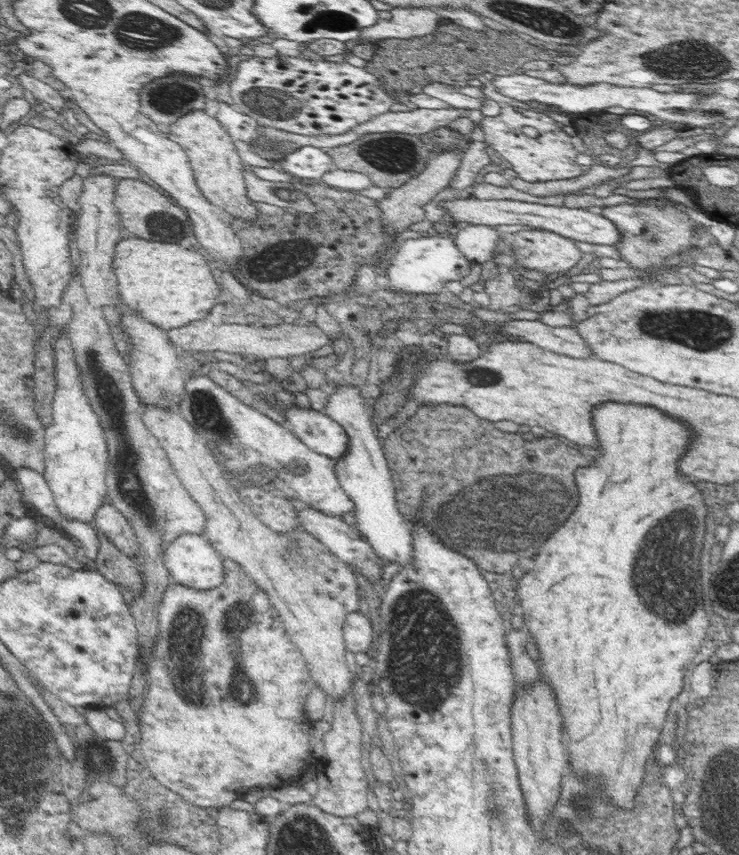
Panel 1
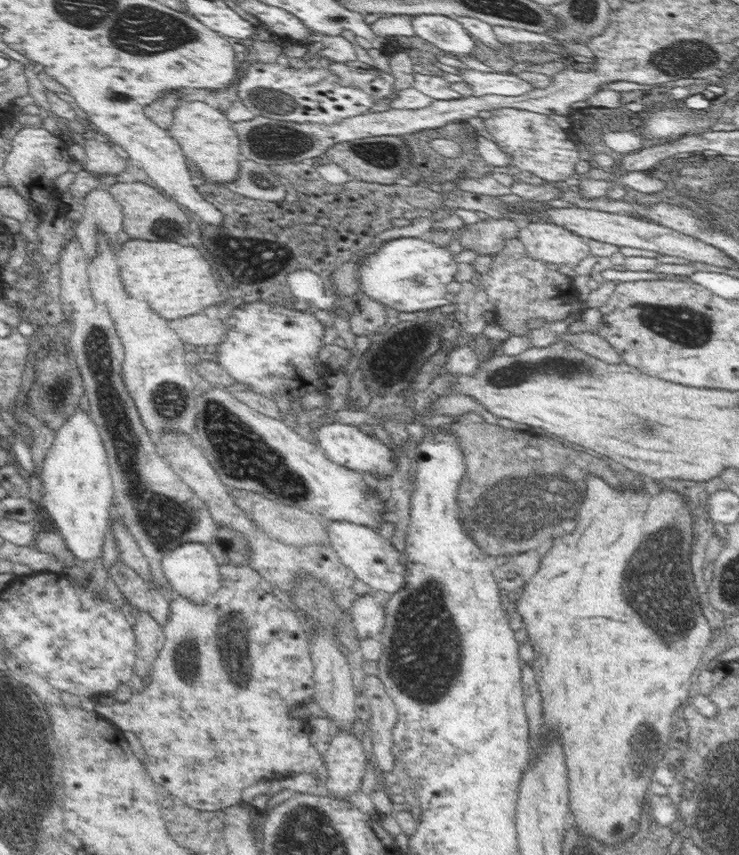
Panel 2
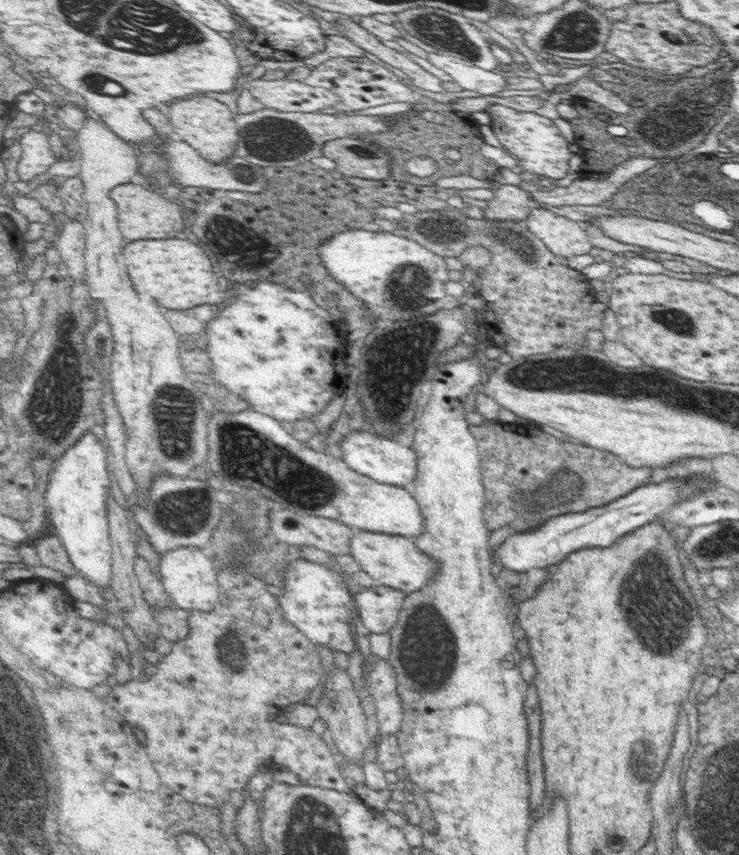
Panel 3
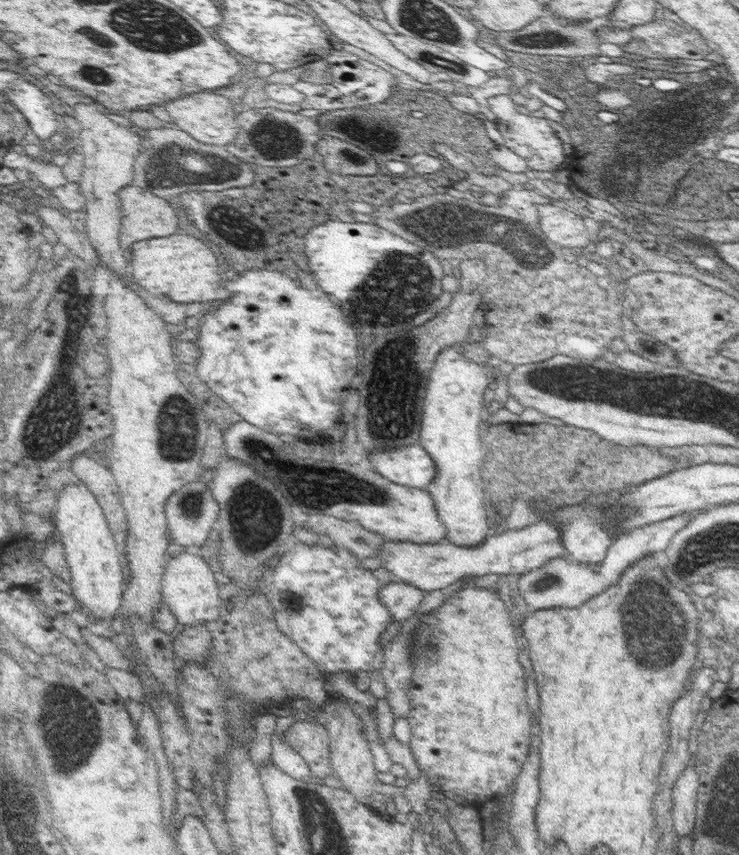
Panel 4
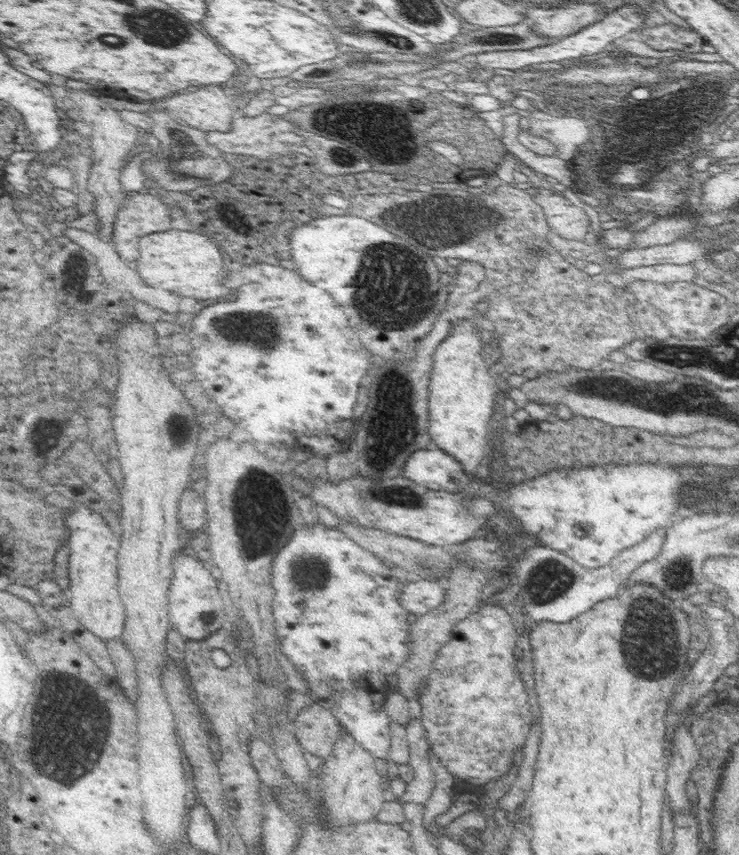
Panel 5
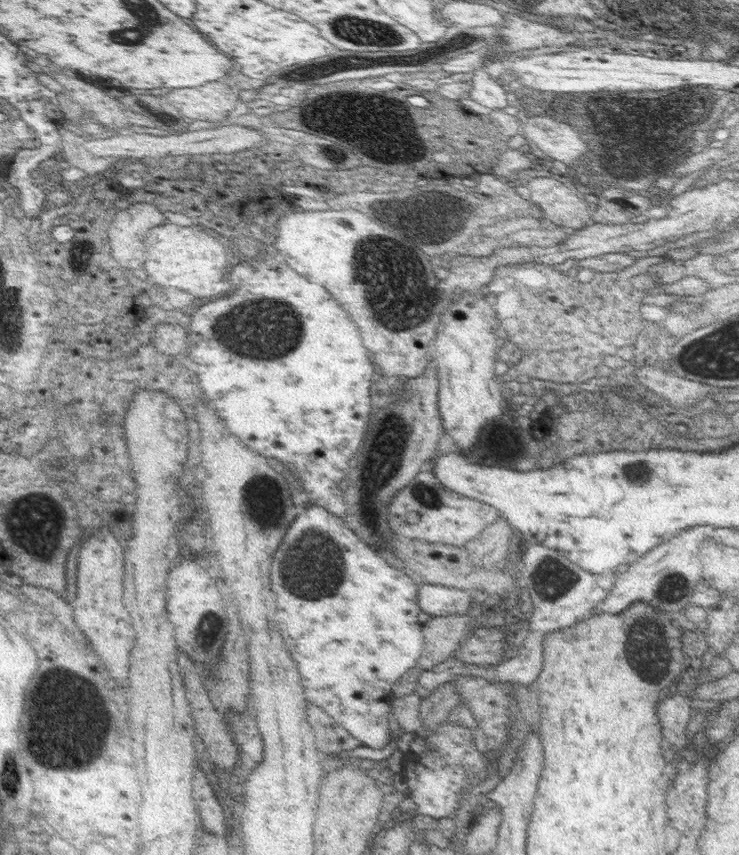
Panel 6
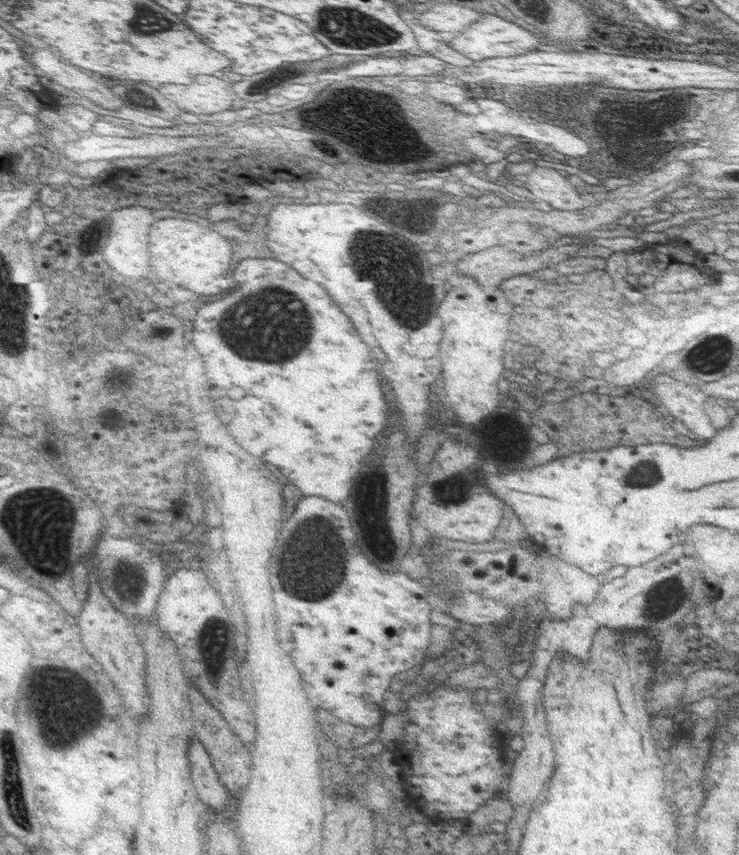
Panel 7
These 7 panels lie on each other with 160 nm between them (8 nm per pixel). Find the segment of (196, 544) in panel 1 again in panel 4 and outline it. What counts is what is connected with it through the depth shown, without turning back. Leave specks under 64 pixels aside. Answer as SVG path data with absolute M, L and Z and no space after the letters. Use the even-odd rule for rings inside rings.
M186 552L176 553L168 557L166 570L162 574L163 602L175 616L179 626L196 626L213 620L218 615L220 600L219 584L214 579L214 573L205 561L205 555L196 556Z

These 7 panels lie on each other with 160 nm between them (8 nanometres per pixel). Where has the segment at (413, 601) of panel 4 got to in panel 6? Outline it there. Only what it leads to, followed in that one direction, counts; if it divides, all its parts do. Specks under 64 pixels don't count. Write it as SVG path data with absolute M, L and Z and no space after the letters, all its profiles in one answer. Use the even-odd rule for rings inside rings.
M422 583L416 592L422 611L433 616L465 614L472 604L472 592L455 587Z

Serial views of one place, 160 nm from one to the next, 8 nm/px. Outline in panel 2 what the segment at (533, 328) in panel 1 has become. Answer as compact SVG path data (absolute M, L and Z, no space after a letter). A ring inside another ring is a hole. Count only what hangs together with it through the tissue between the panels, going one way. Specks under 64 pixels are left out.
M590 330L586 332L576 332L576 334L568 331L565 335L562 335L559 340L564 341L564 343L570 343L570 345L578 347L580 351L584 351L584 353L594 356L608 364L624 363L622 357L616 353L616 349L614 349L606 339L600 335L596 335L596 333L592 333Z

